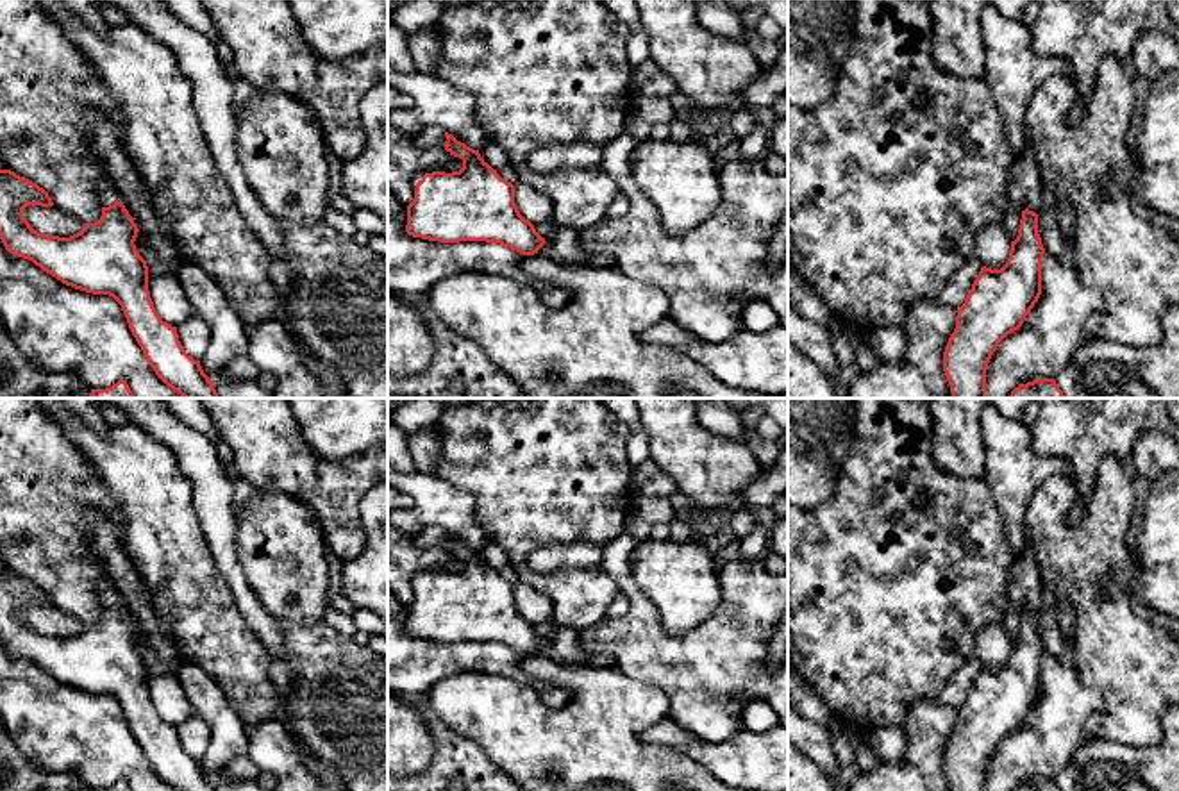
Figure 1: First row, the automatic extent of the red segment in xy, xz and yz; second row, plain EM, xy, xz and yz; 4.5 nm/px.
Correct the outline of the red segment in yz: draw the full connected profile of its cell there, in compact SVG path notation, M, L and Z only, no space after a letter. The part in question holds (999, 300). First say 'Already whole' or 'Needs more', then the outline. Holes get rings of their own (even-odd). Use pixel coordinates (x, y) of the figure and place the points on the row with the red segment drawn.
Already whole. M1022 211L1009 259L1000 270L982 266L956 311L956 329L943 352L952 398L988 398L986 370L999 343L1018 330L1041 295L1038 214Z

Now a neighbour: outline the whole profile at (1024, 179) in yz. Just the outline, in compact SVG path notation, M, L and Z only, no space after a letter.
M1029 141L1020 155L1013 159L1009 168L1009 207L1015 212L1024 212L1025 209L1040 212L1041 202L1041 180L1038 164L1034 159L1034 150Z

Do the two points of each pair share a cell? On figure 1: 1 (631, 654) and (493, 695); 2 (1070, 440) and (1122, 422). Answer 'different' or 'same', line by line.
1: different
2: same

